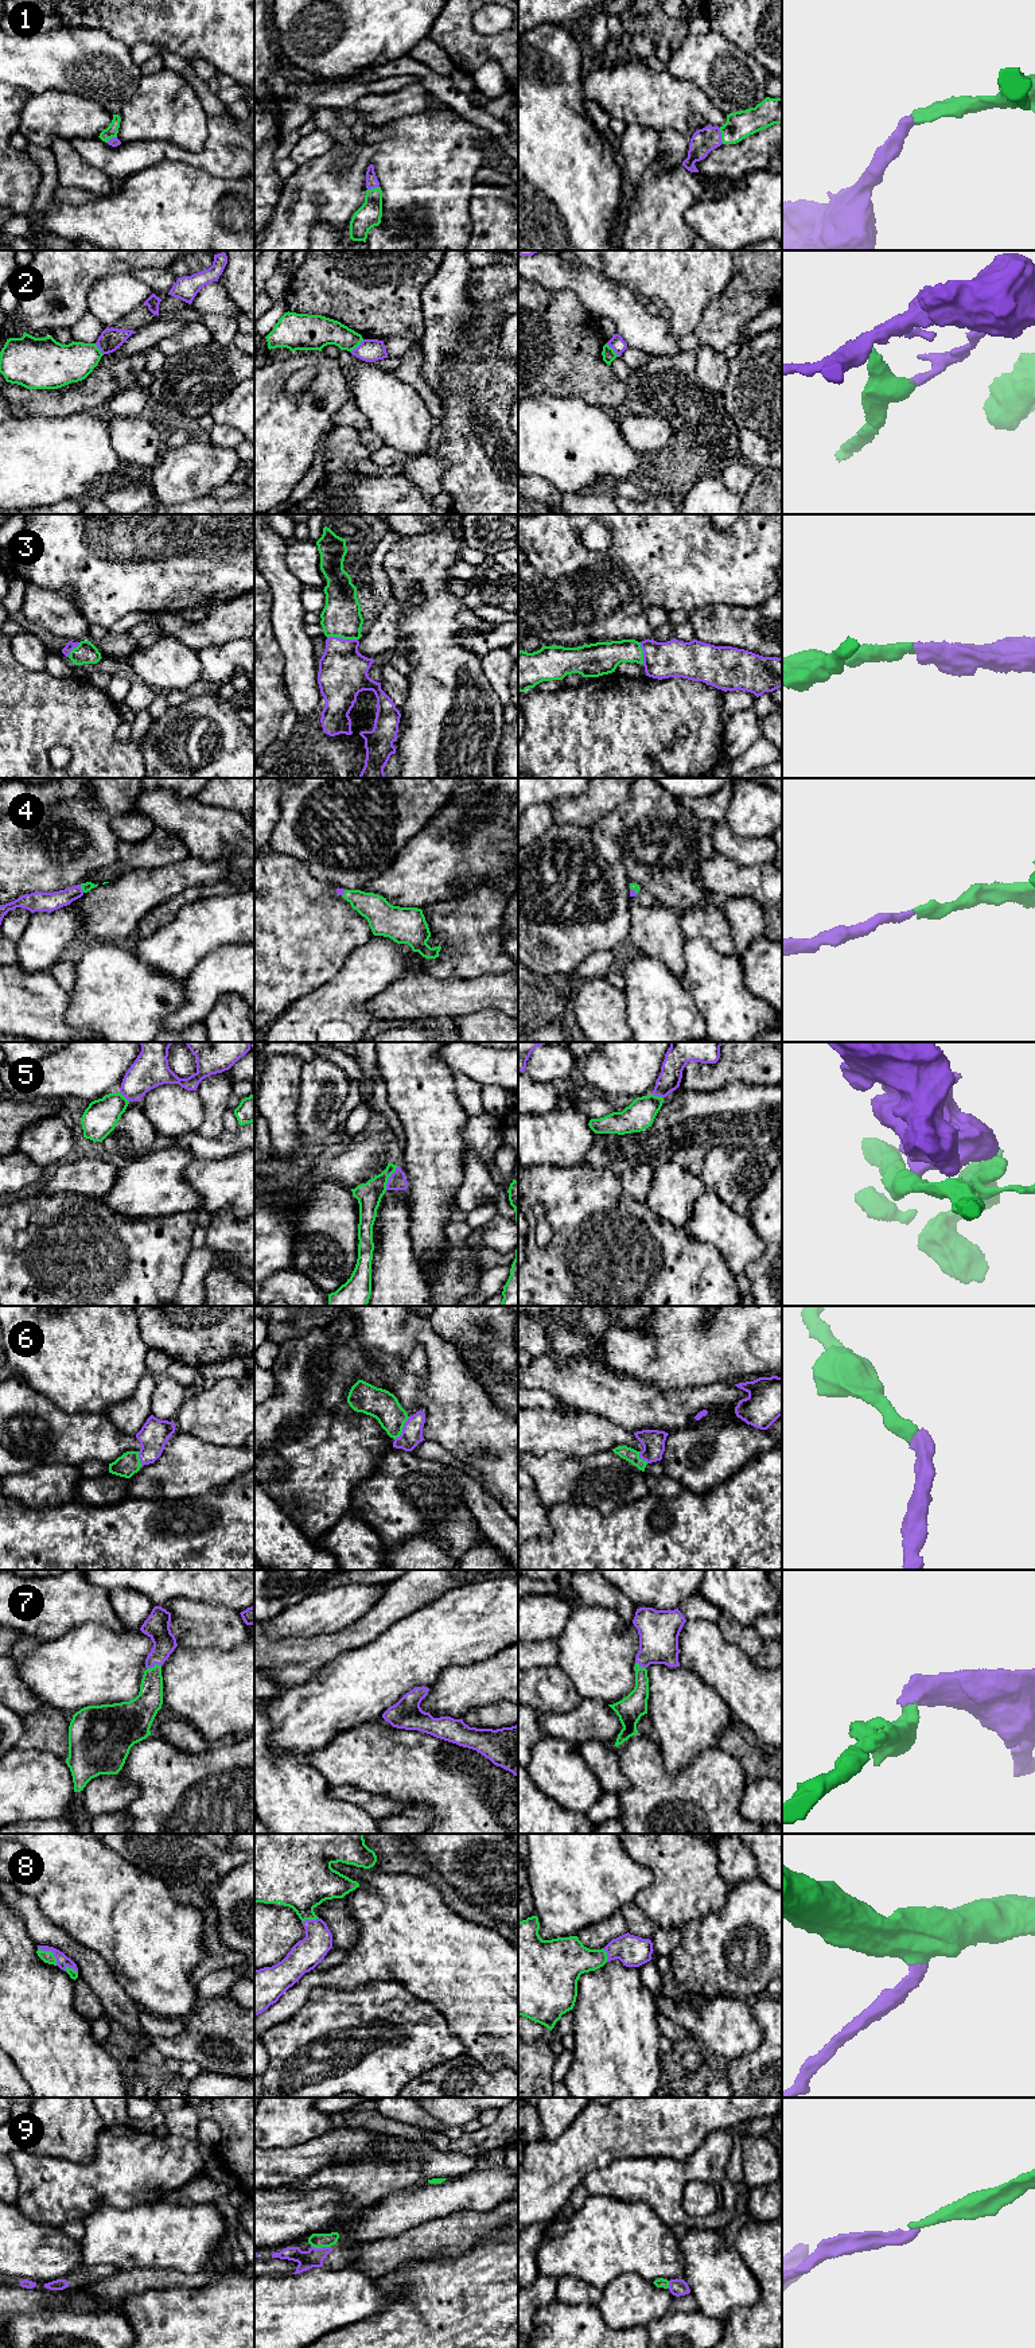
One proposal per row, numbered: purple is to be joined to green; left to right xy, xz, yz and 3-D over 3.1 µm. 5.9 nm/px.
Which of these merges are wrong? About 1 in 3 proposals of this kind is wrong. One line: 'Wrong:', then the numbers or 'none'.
Wrong: 2, 5

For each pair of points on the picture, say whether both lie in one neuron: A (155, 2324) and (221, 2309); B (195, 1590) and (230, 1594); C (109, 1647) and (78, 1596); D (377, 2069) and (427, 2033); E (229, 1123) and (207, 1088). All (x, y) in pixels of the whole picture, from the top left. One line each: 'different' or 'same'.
A: same
B: same
C: different
D: same
E: different

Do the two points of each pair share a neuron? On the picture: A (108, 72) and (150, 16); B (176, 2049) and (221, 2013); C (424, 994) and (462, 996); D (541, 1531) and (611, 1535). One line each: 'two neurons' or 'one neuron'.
A: two neurons
B: one neuron
C: one neuron
D: two neurons

